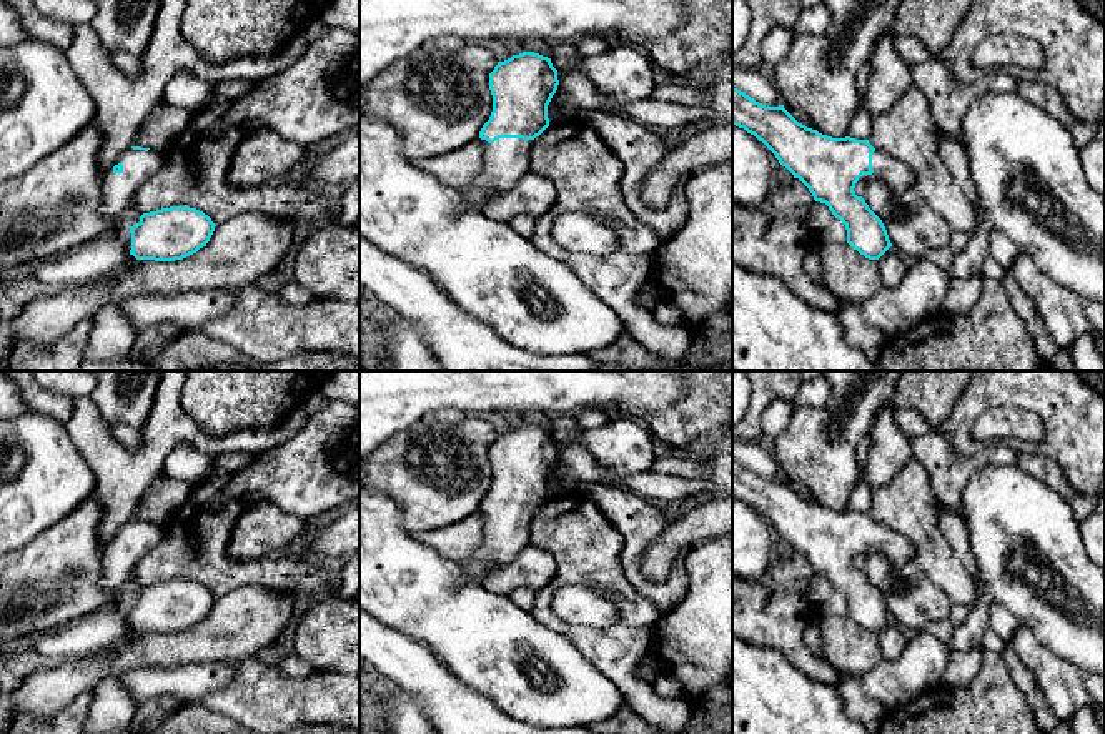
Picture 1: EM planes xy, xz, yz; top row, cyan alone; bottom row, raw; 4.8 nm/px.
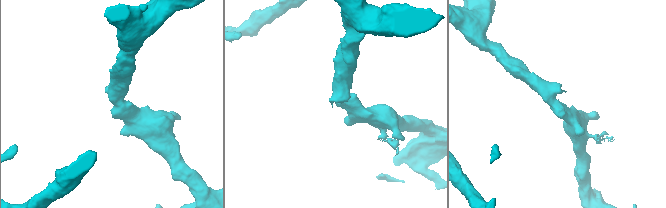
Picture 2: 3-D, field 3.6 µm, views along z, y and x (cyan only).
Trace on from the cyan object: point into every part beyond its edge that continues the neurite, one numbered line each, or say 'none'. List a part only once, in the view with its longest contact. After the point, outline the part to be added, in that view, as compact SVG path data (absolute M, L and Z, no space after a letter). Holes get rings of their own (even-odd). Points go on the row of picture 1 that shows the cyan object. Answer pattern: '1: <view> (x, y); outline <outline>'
1: xz (506, 160); outline M499 138L494 143L481 140L484 146L483 166L459 193L469 210L484 213L494 195L511 188L529 170L533 140Z

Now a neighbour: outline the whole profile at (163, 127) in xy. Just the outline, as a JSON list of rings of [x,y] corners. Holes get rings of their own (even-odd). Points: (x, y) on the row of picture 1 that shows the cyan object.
[[[163,103],[153,110],[138,130],[136,146],[165,153],[186,130],[191,112]]]

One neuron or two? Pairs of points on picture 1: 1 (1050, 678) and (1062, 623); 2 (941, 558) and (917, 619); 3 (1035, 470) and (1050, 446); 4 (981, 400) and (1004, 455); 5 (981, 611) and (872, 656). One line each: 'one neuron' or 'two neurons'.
1: two neurons
2: two neurons
3: two neurons
4: two neurons
5: two neurons

